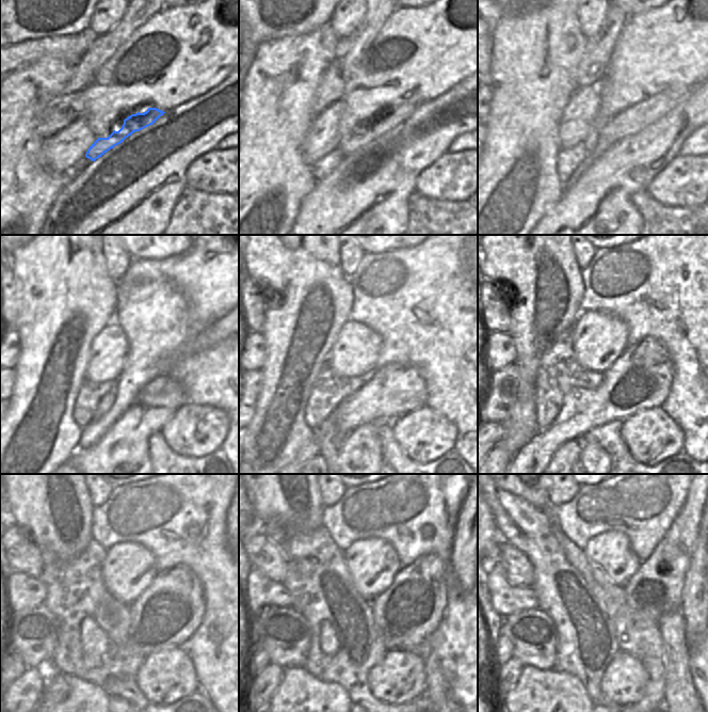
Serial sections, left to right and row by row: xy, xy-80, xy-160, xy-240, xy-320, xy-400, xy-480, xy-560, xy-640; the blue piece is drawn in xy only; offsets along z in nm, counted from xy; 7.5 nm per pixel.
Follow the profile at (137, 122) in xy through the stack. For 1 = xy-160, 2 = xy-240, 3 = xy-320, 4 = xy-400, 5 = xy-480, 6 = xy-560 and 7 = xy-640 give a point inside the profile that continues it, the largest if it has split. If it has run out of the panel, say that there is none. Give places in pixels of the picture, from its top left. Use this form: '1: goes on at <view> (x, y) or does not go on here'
1: goes on at xy-160 (633, 120)
2: goes on at xy-240 (216, 331)
3: does not go on here
4: does not go on here
5: does not go on here
6: does not go on here
7: does not go on here

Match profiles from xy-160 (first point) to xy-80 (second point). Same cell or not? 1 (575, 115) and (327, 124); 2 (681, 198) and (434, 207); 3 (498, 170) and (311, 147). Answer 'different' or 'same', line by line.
1: same
2: different
3: different

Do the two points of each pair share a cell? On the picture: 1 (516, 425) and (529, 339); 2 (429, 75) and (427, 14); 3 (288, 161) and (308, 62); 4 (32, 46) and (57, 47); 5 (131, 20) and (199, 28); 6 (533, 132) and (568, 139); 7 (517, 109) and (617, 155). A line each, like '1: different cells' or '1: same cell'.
1: same cell
2: same cell
3: same cell
4: same cell
5: different cells
6: different cells
7: different cells

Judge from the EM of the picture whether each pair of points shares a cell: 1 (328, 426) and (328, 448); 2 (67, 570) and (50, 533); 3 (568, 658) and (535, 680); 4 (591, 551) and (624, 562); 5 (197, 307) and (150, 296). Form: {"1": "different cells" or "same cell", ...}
{"1": "same cell", "2": "different cells", "3": "different cells", "4": "same cell", "5": "different cells"}

